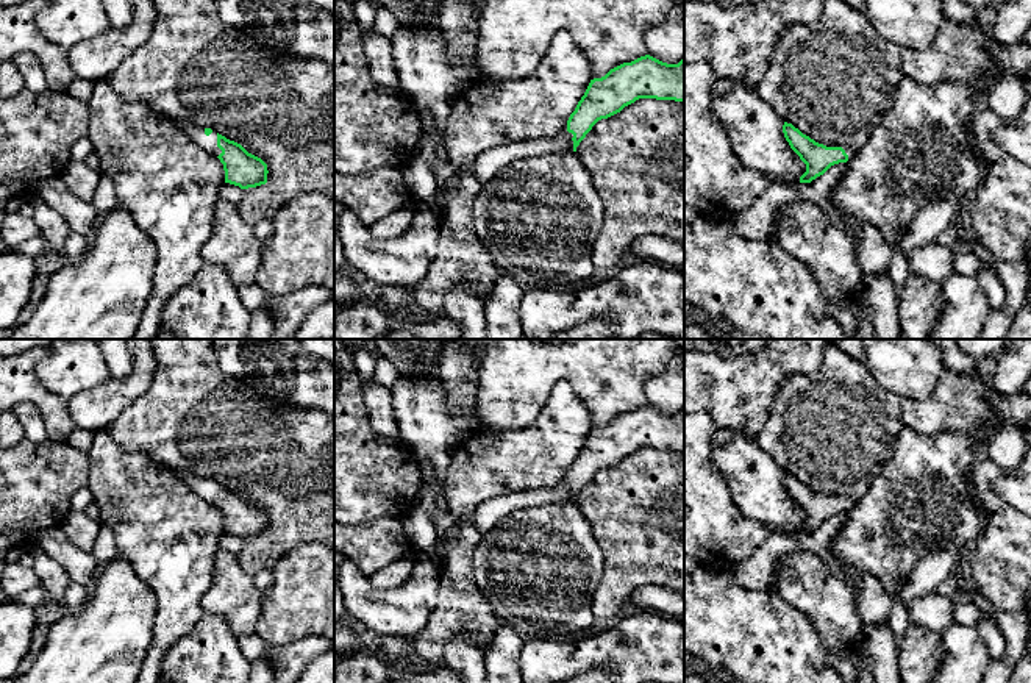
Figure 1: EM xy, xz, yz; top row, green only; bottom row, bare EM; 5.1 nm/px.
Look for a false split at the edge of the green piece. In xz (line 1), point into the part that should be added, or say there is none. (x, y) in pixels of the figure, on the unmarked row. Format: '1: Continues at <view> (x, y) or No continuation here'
1: Continues at xz (564, 479)

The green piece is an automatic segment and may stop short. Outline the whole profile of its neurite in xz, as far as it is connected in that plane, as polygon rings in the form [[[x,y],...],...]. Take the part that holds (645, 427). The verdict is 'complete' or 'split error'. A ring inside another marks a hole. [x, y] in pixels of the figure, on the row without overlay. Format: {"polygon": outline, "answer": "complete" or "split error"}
{"polygon": [[[645,405],[590,430],[561,481],[573,491],[567,502],[576,502],[598,470],[620,463],[639,449],[684,452],[684,409],[667,414]]], "answer": "split error"}

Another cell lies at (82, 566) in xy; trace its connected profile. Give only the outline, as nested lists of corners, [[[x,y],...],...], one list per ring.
[[[61,525],[39,530],[30,542],[53,558],[72,581],[83,586],[91,586],[102,569],[92,553],[83,552],[67,539]]]

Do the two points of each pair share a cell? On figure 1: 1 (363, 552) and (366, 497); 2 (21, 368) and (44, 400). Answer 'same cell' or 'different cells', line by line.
1: different cells
2: same cell

